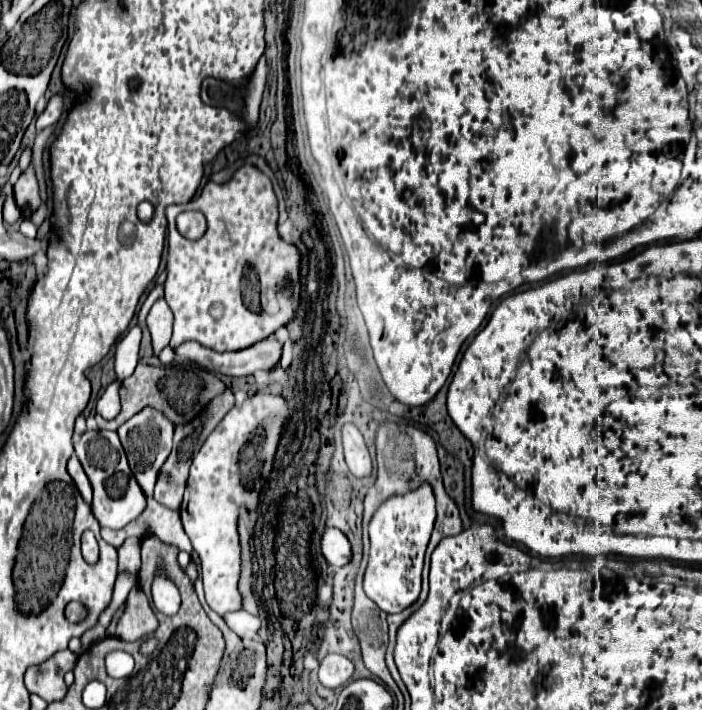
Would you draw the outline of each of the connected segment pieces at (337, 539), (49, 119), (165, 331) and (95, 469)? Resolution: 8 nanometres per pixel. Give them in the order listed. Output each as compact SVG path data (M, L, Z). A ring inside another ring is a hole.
M327 527L321 535L321 555L327 559L327 563L341 567L351 561L351 545L339 529Z
M53 95L51 101L47 103L45 111L37 117L37 131L45 129L45 127L49 127L49 125L53 125L53 123L57 123L59 115L63 113L63 105L65 105L65 99L63 99L61 95Z
M159 297L153 303L153 307L147 315L147 327L149 327L151 337L153 337L153 351L159 353L163 347L169 345L171 327L173 327L173 313L163 297Z
M87 431L81 435L79 443L75 445L75 455L79 457L85 475L93 487L93 501L91 511L101 527L121 529L129 521L137 519L145 509L145 495L139 489L119 443L117 433L113 431Z

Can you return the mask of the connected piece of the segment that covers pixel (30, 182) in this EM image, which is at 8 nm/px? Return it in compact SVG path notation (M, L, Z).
M29 165L29 169L19 177L17 185L15 185L15 199L17 199L17 205L23 209L23 205L31 205L31 209L39 207L41 205L41 199L39 199L39 191L37 191L37 179L35 179L35 173L33 173L33 167Z

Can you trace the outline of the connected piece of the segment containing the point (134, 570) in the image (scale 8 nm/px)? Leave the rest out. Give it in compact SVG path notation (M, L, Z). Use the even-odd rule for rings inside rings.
M125 539L125 543L117 549L117 553L119 553L119 573L127 571L131 575L137 575L139 569L141 569L141 547L139 547L139 541L133 543L133 539Z

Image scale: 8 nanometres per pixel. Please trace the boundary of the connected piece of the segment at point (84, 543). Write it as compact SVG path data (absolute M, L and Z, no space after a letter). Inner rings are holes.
M91 531L83 533L81 537L81 551L83 551L83 557L87 563L95 563L95 559L99 559L99 547L97 547L97 541L95 541L95 535Z

